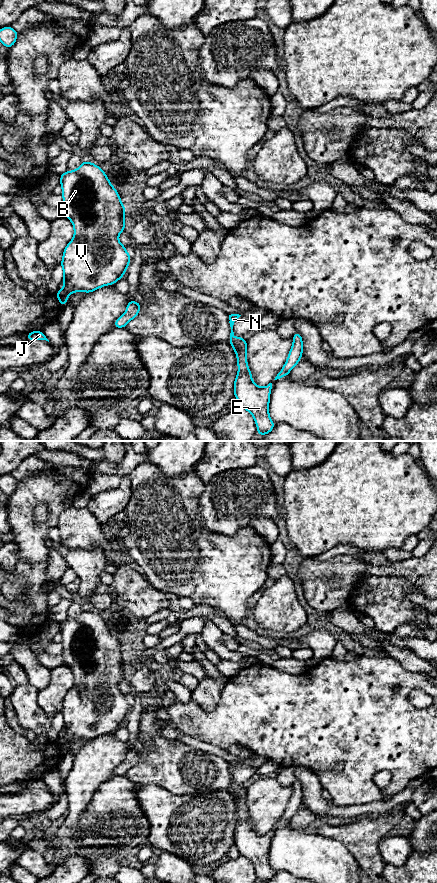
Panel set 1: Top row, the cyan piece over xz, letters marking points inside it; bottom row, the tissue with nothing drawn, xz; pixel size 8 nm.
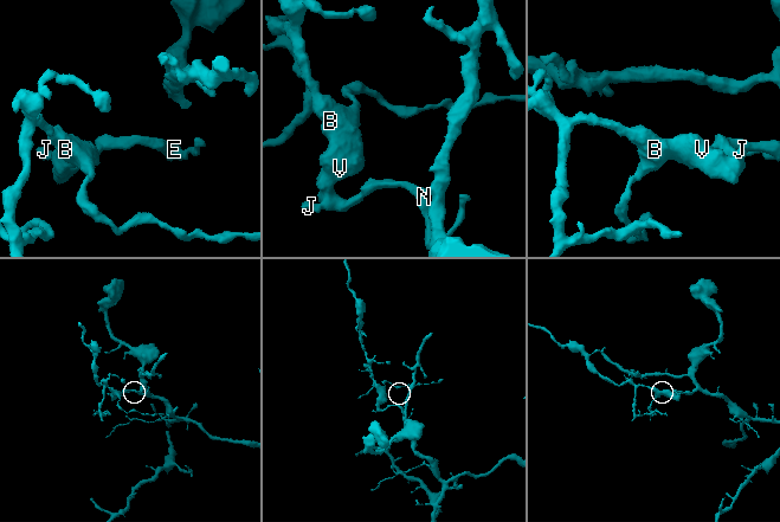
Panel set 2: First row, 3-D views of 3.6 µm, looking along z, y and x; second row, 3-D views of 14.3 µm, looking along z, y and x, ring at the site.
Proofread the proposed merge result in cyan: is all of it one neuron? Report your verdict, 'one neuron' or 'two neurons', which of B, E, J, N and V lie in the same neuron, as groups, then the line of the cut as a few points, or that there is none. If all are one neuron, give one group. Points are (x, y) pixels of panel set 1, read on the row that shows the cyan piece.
one neuron | B E J N V | no cut

